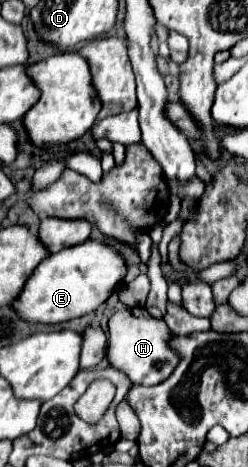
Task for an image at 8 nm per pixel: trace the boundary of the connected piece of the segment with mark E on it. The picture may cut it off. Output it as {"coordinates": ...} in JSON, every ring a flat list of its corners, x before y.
{"coordinates":[[86,240,72,248,50,254,28,278,22,296,16,300,16,312,30,322,60,324,98,310,126,276,124,258,102,240]]}

